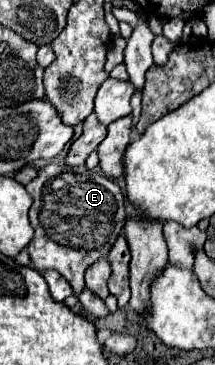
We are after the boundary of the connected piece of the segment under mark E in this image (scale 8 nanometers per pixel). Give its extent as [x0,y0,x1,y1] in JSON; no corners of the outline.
[26,163,126,297]

